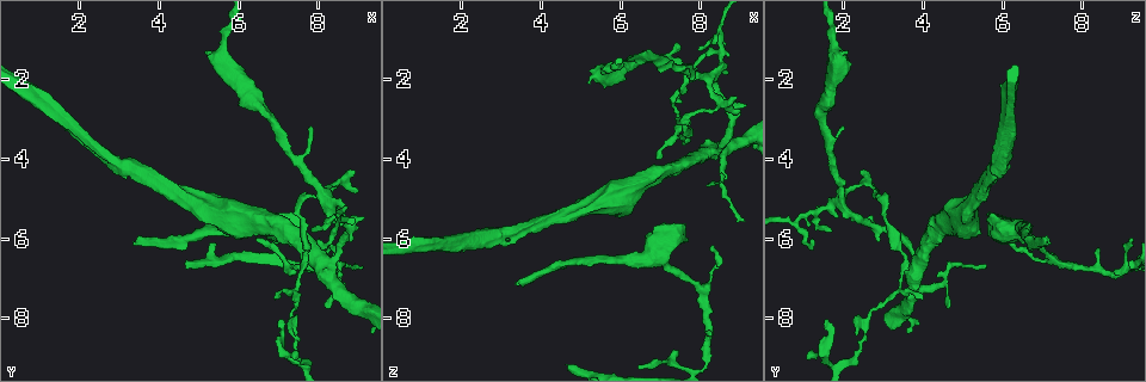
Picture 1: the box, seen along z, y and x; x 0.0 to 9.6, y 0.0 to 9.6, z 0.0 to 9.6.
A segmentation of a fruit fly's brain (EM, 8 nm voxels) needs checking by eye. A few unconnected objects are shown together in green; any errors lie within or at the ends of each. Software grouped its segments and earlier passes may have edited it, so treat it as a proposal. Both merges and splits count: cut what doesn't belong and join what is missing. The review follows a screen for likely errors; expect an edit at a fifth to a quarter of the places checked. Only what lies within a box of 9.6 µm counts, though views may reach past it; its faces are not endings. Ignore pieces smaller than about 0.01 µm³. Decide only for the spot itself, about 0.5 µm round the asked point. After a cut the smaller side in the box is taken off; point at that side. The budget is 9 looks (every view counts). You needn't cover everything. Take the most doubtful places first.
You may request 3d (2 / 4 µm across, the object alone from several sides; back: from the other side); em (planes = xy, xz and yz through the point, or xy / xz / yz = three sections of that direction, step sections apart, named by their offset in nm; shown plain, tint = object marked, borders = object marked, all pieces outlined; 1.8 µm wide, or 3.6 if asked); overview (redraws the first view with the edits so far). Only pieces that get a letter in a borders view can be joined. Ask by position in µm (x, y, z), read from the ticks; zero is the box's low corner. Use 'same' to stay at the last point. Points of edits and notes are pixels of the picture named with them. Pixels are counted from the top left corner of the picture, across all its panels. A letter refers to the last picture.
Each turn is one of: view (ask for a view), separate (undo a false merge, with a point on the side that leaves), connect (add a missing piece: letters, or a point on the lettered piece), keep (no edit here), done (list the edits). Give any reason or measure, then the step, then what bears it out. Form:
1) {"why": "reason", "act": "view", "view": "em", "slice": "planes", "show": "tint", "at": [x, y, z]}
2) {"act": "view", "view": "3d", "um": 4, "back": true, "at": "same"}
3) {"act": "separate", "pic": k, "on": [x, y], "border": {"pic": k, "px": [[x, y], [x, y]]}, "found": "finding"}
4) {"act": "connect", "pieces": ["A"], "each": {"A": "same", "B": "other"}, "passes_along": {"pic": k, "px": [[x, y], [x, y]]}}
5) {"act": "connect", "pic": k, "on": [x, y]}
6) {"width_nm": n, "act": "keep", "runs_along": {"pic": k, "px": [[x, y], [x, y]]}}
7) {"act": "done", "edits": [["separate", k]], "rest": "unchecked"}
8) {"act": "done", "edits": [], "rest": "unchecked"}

{"why": "three arms meet", "act": "view", "view": "3d", "um": 4, "at": [8.50, 5.40, 1.30]}

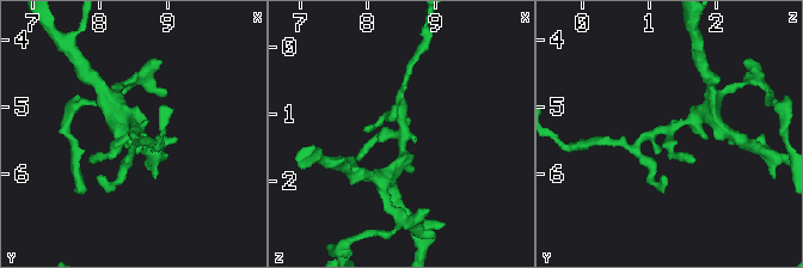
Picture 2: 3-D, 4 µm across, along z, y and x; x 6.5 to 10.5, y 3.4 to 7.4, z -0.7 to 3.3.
{"why": "shape alone is not enough", "act": "view", "view": "em", "slice": "planes", "show": "borders", "at": [8.50, 5.35, 1.30]}

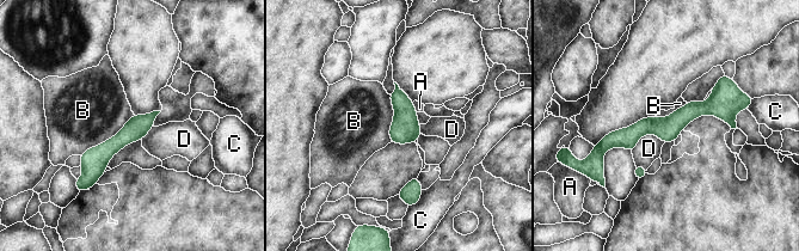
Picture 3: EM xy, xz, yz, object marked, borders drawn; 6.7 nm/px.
{"longest_contact_nm": ["B", 460], "act": "keep", "each": {"A": "other", "B": "other", "C": "other", "D": "other"}, "runs_along": {"pic": 3, "px": [[736, 109], [694, 109], [598, 148]]}, "found": "all the same neuron"}

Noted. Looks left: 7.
{"why": "end of a long branch", "act": "view", "view": "3d", "um": 2, "at": [3.35, 6.20, 7.10]}

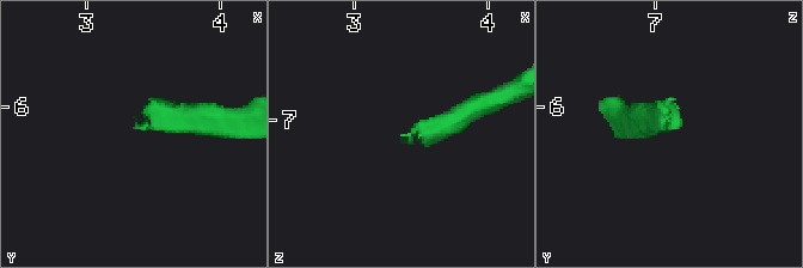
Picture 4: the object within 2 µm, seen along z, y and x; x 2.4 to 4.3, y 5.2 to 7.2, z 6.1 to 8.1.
{"why": "need the tissue", "act": "view", "view": "em", "slice": "xy", "step": 4, "show": "borders", "at": [3.40, 6.18, 7.18]}

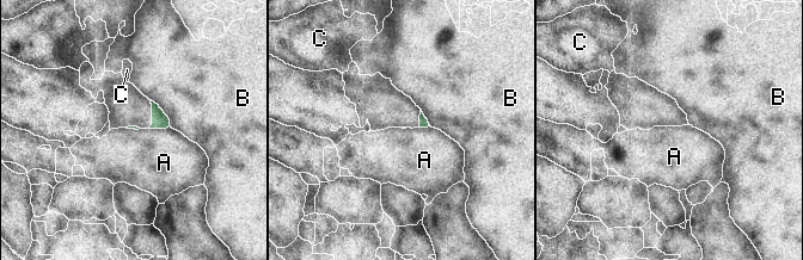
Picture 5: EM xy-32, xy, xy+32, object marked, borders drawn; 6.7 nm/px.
{"act": "view", "view": "em", "slice": "planes", "show": "borders", "at": "same"}

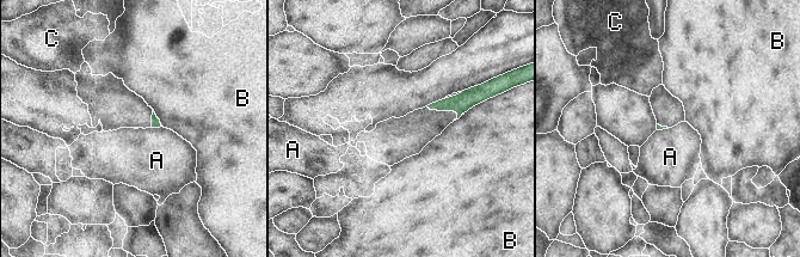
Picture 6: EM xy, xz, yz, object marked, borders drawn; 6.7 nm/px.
{"act": "keep", "each": {"A": "other", "B": "other", "C": "other"}, "border": {"pic": 6, "px": [[426, 106], [454, 110], [457, 117]]}, "found": "none of them fits"}

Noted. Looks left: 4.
{"why": "abrupt turn", "act": "view", "view": "3d", "um": 4, "at": [7.40, 9.15, 1.60]}

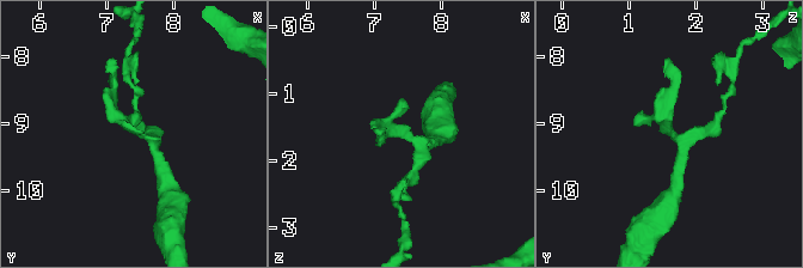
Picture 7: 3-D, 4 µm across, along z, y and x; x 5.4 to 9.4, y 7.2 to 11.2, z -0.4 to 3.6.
{"act": "view", "view": "em", "slice": "xz", "step": 4, "show": "tint", "at": [7.40, 9.05, 1.60]}

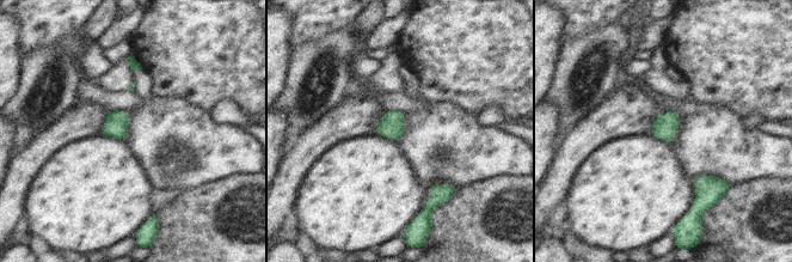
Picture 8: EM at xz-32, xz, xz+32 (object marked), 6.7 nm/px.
{"act": "view", "view": "em", "slice": "planes", "show": "borders", "at": "same"}

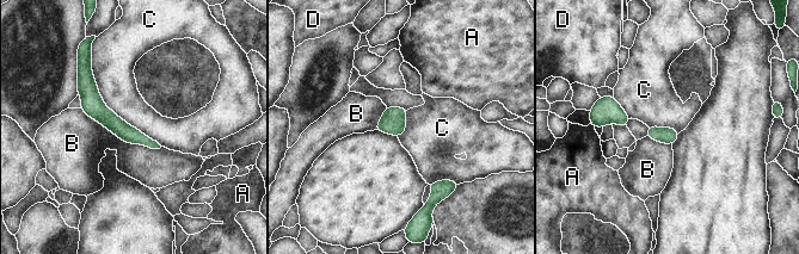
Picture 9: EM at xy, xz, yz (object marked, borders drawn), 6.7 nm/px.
{"act": "keep", "each": {"A": "other", "B": "other", "C": "other", "D": "other"}, "border": {"pic": 9, "px": [[91, 57], [102, 100], [161, 146]]}, "found": "all the same neuron"}

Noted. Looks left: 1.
{"why": "branch stops here", "act": "view", "view": "em", "slice": "yz", "step": 8, "show": "borders", "at": [6.95, 7.35, 4.05]}

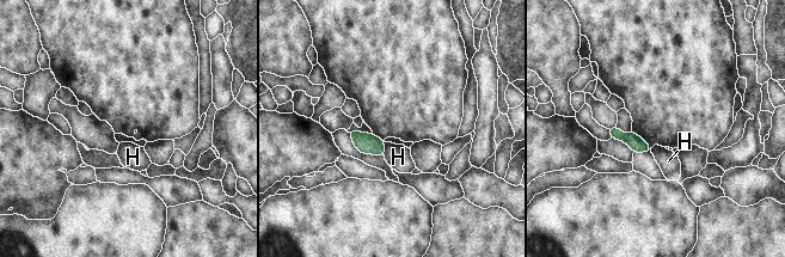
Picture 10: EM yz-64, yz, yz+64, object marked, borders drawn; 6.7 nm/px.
{"width_nm": 70, "act": "keep", "each": {"H": "other"}, "found": "no lettered piece goes on from it"}

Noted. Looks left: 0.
{"act": "done", "edits": [], "rest": "unchecked"}

